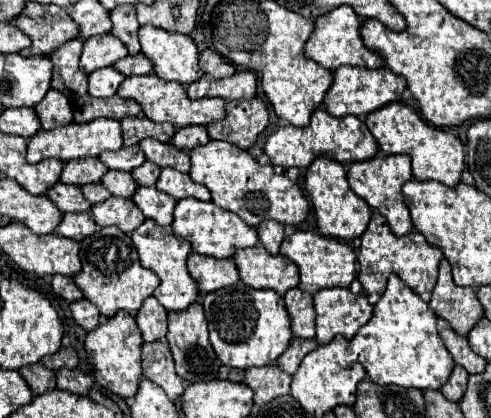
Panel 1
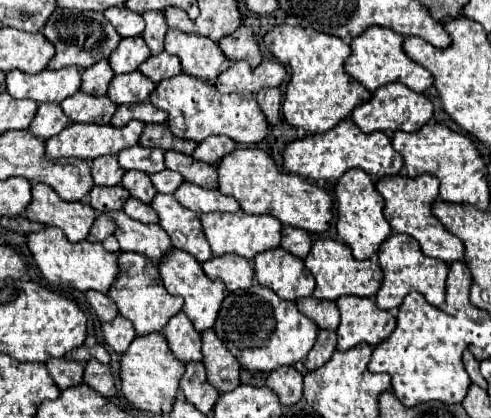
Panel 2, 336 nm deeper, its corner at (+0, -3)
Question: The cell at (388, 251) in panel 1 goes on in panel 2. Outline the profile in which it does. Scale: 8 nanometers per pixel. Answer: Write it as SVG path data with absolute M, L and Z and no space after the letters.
M392 233L378 251L378 261L380 261L380 269L384 273L384 281L382 287L376 293L376 305L382 309L396 309L404 295L408 295L408 291L418 291L426 297L426 301L434 307L440 307L444 303L444 291L446 291L446 275L448 275L448 265L442 259L434 259L434 257L426 257L420 251L420 245L416 243L416 239L402 235L402 233Z

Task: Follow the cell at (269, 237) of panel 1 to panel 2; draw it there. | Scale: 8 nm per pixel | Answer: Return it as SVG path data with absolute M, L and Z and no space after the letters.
M282 227L282 243L280 247L288 253L292 253L294 257L304 259L304 255L308 255L312 245L312 239L308 235L308 231L298 229L298 227Z

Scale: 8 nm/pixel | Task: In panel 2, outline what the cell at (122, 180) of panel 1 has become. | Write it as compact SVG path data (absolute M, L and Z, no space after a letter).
M126 171L122 177L122 187L136 199L150 203L152 197L156 195L156 189L152 187L152 181L146 173L142 171Z

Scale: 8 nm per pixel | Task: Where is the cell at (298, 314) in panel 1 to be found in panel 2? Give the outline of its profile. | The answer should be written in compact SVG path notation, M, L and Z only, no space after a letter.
M302 297L296 301L296 305L302 315L306 315L314 323L318 323L318 329L332 329L334 331L340 323L338 307L334 301L316 299L316 297Z

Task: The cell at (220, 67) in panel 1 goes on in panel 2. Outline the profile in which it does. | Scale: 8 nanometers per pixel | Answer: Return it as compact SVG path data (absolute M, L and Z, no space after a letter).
M240 25L232 35L220 39L218 45L230 61L246 61L250 67L256 67L262 61L262 53L250 27Z

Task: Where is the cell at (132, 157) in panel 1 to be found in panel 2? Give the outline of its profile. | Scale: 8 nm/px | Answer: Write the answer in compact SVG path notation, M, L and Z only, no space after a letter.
M140 145L128 147L118 153L118 163L122 169L136 169L142 173L156 173L166 169L164 167L164 151L160 149L146 149Z

